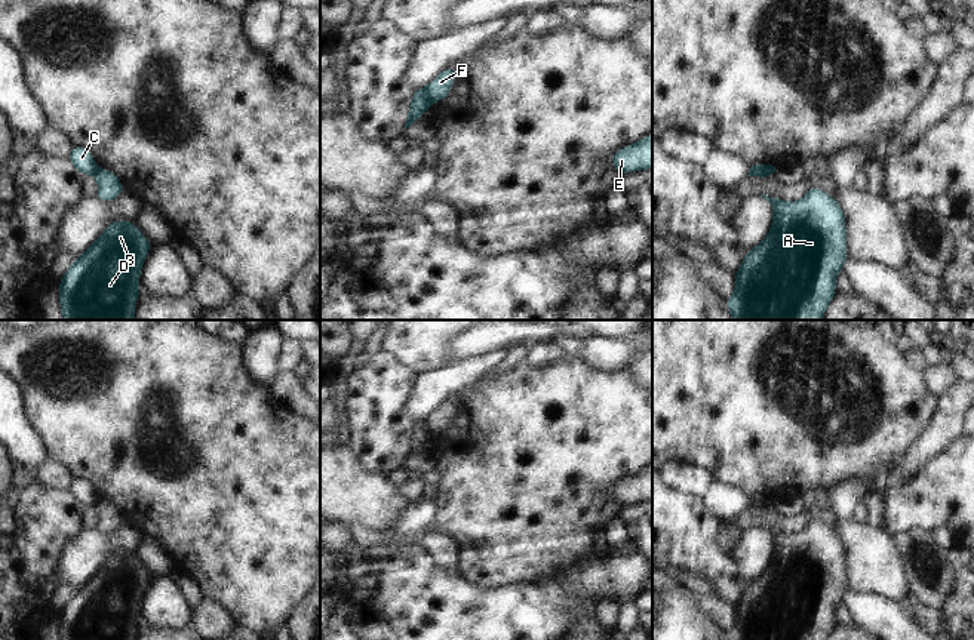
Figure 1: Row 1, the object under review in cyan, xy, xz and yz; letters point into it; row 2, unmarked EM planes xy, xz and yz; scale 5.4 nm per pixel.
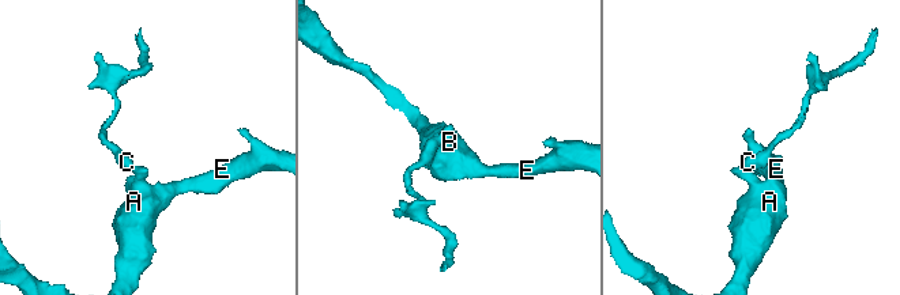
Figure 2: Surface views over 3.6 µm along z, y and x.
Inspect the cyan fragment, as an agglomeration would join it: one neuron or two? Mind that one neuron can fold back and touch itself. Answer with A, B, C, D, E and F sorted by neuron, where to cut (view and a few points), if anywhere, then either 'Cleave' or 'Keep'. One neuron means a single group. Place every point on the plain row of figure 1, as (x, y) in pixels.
Groups: A B D E F / C. Split along xz (423, 420), (430, 436). Cleave

